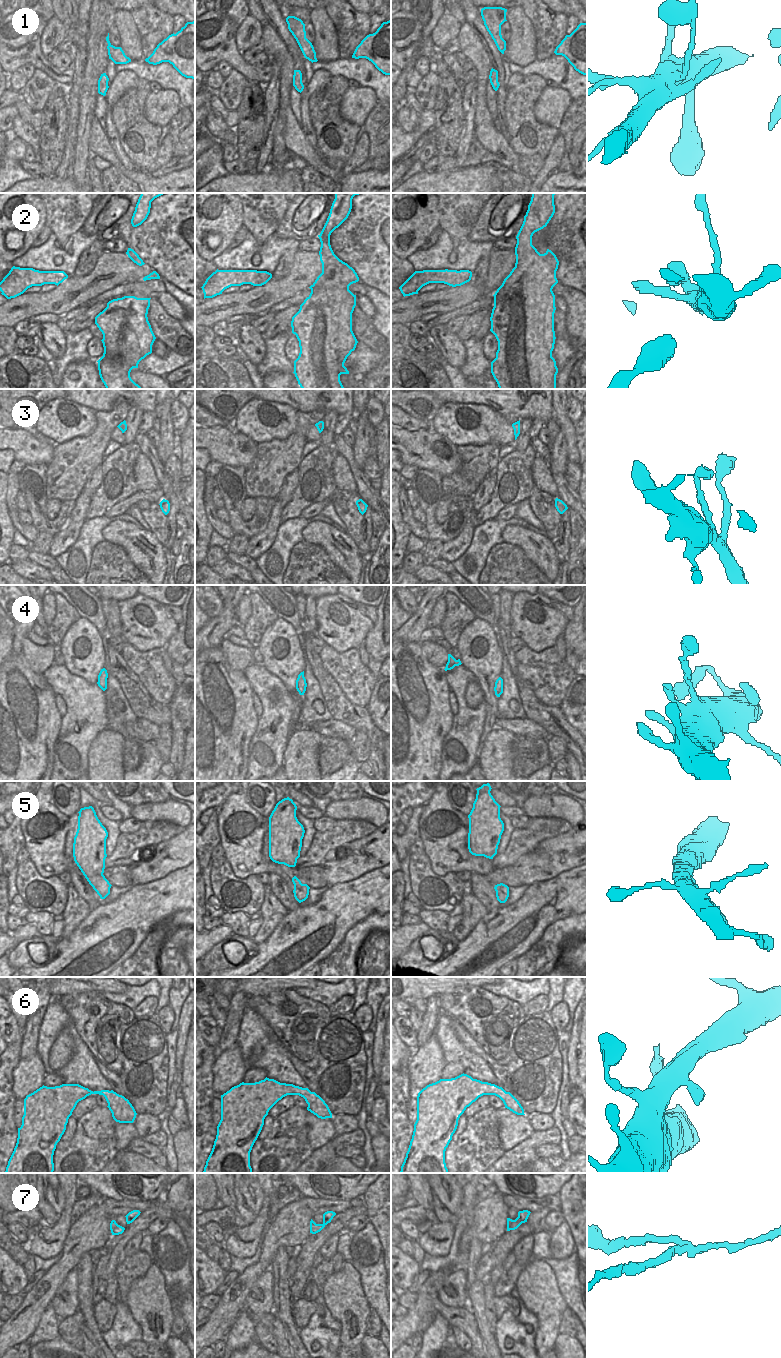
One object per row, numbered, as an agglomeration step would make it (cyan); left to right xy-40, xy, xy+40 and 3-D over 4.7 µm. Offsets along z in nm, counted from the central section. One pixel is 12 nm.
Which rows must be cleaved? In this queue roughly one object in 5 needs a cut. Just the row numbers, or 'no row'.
7

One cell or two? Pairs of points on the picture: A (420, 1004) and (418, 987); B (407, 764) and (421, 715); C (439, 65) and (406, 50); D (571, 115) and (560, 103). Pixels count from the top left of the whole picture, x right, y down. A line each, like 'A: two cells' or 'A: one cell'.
A: two cells
B: one cell
C: one cell
D: two cells

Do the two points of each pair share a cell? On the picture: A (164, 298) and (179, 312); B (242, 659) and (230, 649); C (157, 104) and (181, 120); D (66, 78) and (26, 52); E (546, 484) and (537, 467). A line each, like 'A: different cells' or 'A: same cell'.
A: same cell
B: same cell
C: different cells
D: same cell
E: same cell

